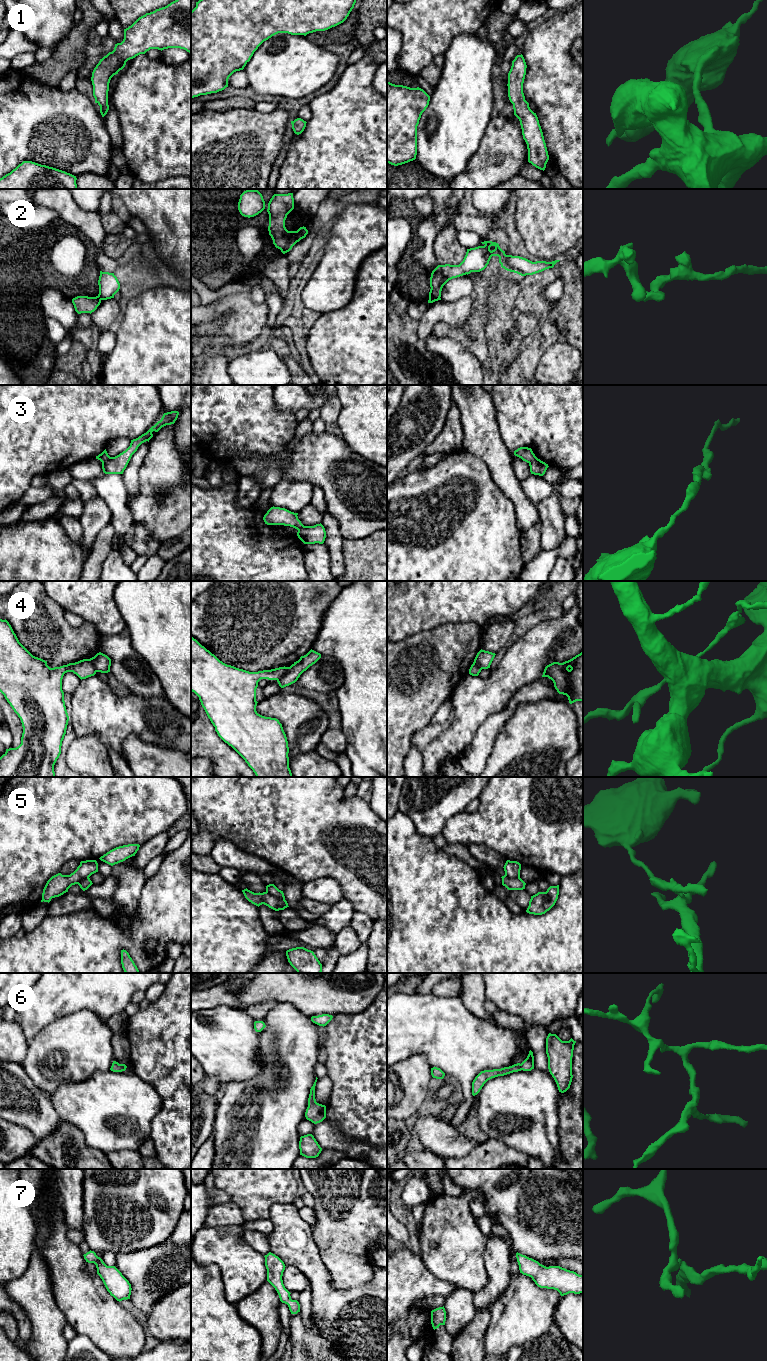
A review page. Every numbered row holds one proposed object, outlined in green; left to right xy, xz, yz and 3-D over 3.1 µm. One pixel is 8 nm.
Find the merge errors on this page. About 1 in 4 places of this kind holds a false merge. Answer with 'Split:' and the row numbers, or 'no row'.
Split: 2, 3, 4, 5

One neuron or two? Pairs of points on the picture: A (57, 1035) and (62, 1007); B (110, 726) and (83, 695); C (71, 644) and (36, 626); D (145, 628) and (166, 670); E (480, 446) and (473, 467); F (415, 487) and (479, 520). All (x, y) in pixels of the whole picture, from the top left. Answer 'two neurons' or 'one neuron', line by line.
A: two neurons
B: one neuron
C: one neuron
D: one neuron
E: two neurons
F: one neuron

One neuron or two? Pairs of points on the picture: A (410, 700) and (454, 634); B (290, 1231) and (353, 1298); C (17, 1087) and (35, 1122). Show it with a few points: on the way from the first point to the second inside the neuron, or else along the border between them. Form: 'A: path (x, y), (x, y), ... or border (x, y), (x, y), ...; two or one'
A: path (413, 684), (413, 679), (442, 650); one
B: path (302, 1252), (317, 1273), (320, 1281), (332, 1293); one
C: path (17, 1096), (34, 1113); one

